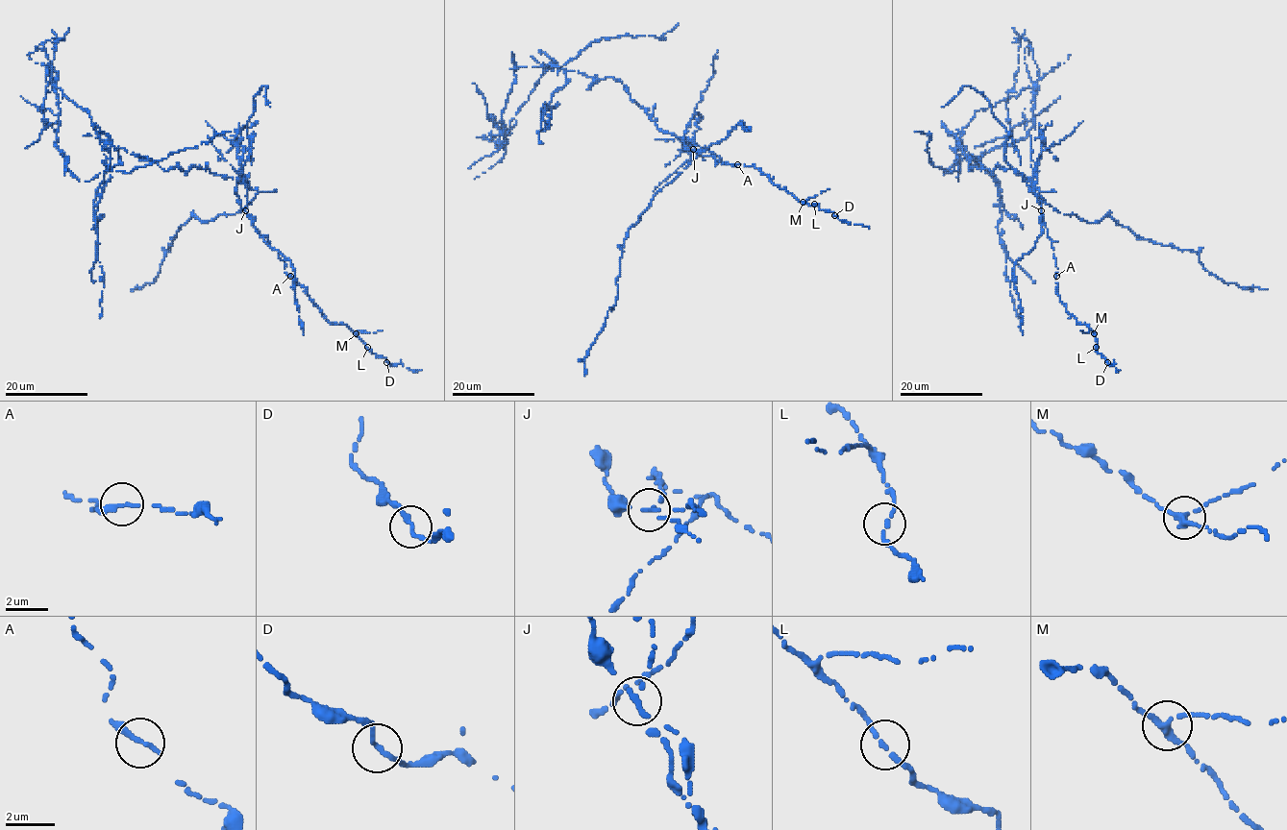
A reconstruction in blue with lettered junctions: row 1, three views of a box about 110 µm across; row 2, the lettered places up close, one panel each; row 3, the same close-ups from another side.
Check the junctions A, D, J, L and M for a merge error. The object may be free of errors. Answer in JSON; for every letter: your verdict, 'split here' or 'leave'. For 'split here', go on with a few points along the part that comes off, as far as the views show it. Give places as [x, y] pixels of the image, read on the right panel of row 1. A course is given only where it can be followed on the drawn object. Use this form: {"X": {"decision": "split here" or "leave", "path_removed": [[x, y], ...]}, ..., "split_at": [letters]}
{"A": {"decision": "leave"}, "D": {"decision": "leave"}, "J": {"decision": "split here", "path_removed": [[1041, 209], [1028, 177], [969, 170], [958, 143], [977, 110], [1035, 87], [1027, 137], [964, 158], [958, 174]]}, "L": {"decision": "leave"}, "M": {"decision": "leave"}, "split_at": ["J"]}

